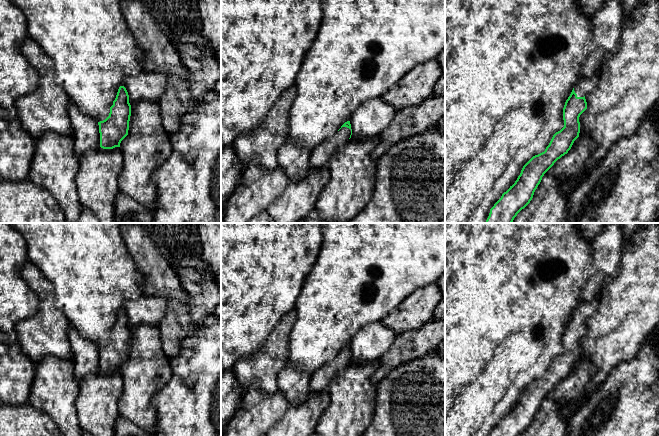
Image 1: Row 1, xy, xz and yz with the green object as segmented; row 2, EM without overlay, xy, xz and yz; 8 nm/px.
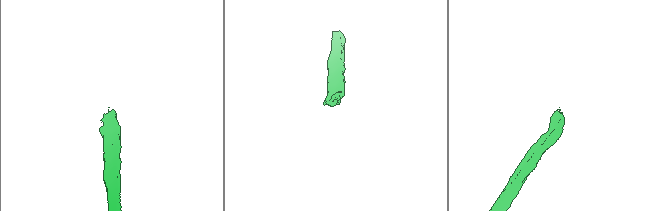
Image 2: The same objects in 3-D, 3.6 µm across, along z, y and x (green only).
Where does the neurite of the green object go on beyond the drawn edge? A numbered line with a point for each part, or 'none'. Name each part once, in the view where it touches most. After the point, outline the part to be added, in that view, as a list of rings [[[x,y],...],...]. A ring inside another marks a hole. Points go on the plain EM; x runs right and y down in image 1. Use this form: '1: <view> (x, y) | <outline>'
1: xz (320, 379) | [[[342,351],[333,361],[311,374],[310,389],[314,392],[327,391],[332,379],[350,364],[351,353]]]

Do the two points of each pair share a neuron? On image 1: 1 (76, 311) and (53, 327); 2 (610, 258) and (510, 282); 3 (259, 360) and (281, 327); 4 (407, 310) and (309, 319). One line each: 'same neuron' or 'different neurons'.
1: different neurons
2: different neurons
3: same neuron
4: different neurons

